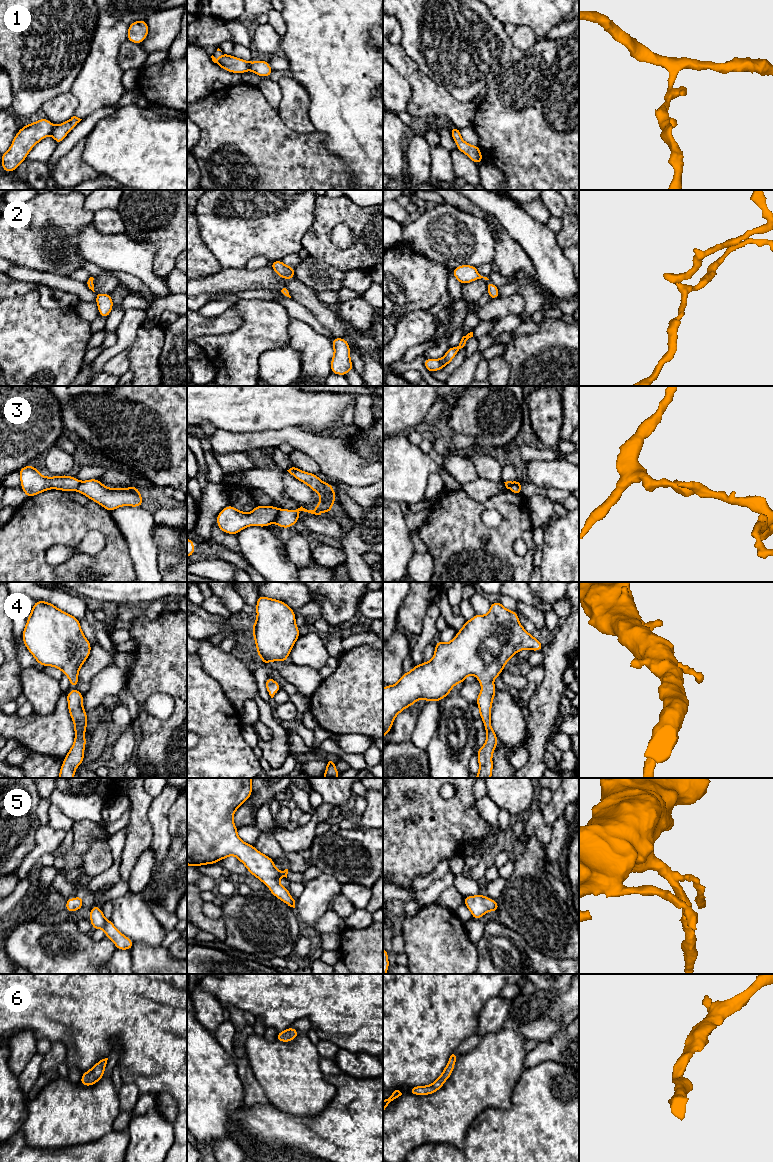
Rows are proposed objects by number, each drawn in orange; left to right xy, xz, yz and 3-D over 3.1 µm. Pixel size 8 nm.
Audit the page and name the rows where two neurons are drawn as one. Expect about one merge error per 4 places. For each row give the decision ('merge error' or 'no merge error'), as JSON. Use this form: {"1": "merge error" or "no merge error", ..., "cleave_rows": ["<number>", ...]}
{"1": "merge error", "2": "no merge error", "3": "merge error", "4": "no merge error", "5": "no merge error", "6": "no merge error", "cleave_rows": ["1", "3"]}

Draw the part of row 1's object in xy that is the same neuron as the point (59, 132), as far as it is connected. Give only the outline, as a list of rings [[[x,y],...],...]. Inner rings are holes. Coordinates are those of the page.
[[[73,116],[69,120],[63,122],[60,125],[55,125],[51,135],[53,136],[56,144],[61,143],[67,134],[74,128],[82,119]]]

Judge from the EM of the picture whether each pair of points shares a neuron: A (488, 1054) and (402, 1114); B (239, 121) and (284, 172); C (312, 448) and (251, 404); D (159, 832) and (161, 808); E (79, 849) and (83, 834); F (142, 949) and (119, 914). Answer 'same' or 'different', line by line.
A: same
B: same
C: different
D: same
E: same
F: different

